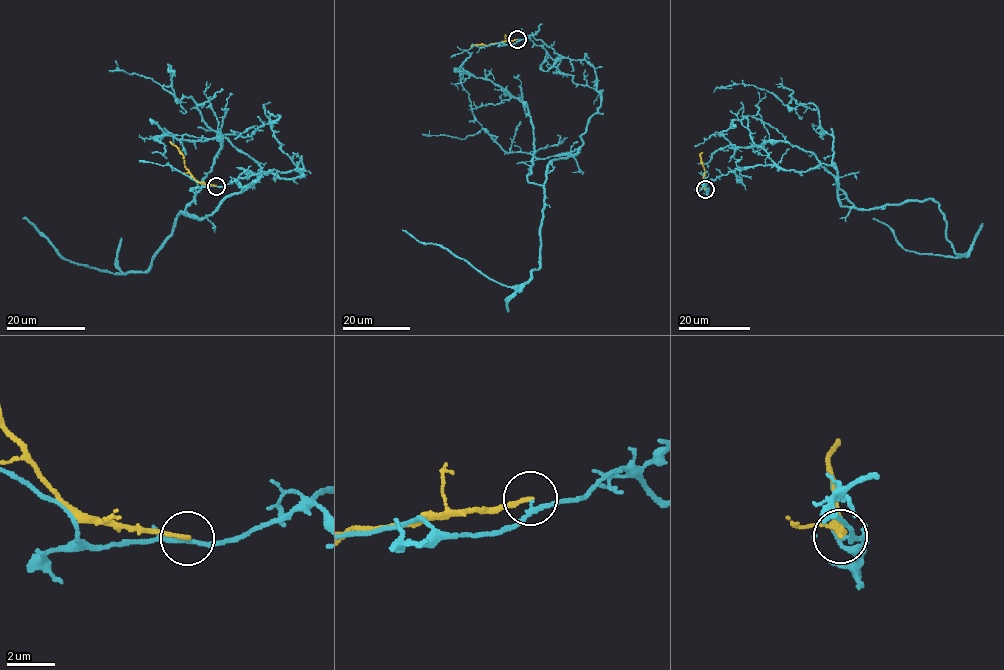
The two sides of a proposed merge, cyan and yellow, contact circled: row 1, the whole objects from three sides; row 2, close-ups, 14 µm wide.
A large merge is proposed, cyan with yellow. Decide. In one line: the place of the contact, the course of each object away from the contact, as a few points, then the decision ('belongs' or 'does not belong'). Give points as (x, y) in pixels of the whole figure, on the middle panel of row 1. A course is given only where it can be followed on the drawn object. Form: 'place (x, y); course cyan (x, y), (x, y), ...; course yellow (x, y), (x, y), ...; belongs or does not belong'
place (517, 39); course cyan (518, 39), (586, 60), (601, 95), (583, 145), (547, 166), (541, 265), (502, 285), (402, 229); course yellow (518, 39), (471, 48); does not belong

